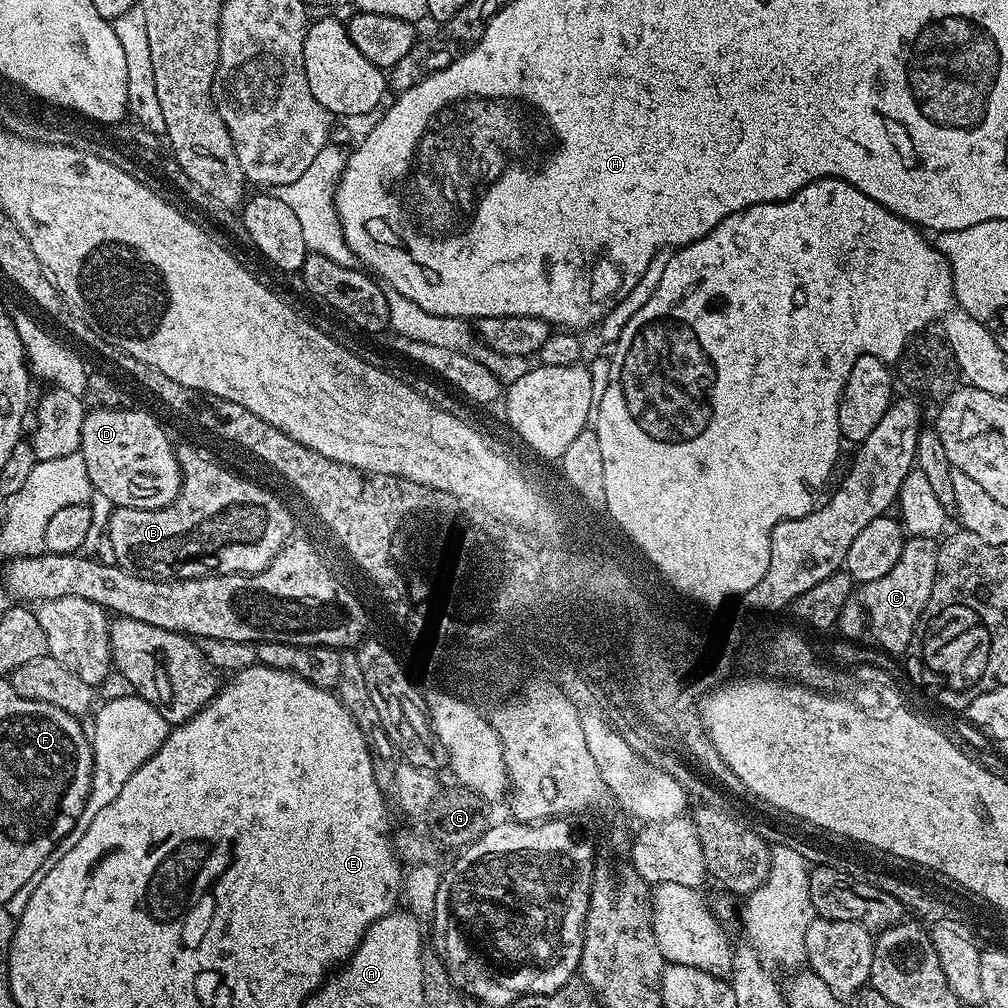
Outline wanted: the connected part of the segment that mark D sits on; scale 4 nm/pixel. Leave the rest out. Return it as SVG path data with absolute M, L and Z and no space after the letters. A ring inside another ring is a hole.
M99 408L87 411L84 417L79 453L86 463L93 491L98 496L104 496L115 507L160 509L172 504L181 488L181 468L175 449L163 426L144 410Z

